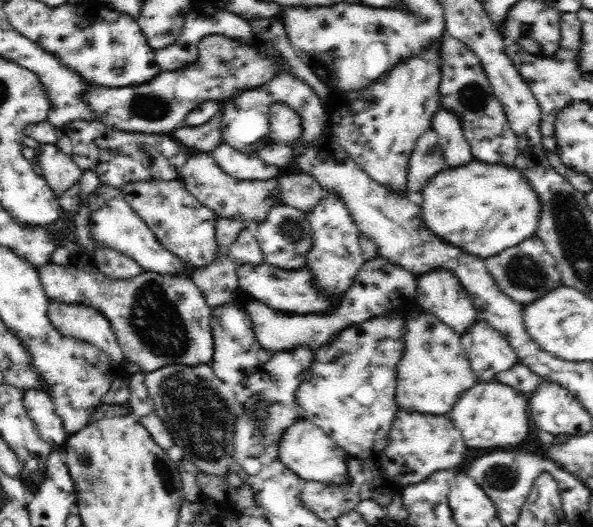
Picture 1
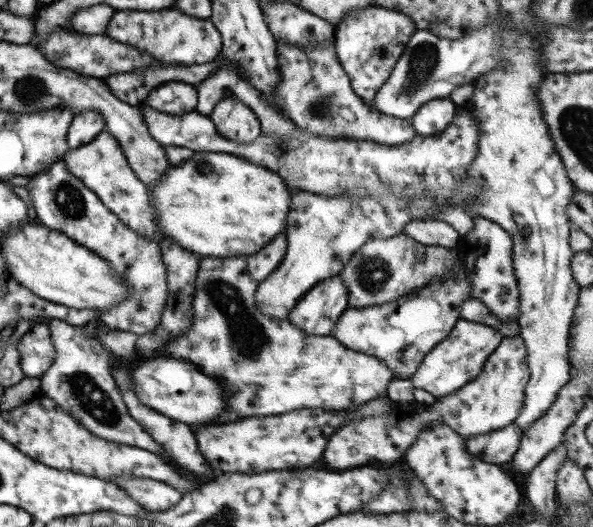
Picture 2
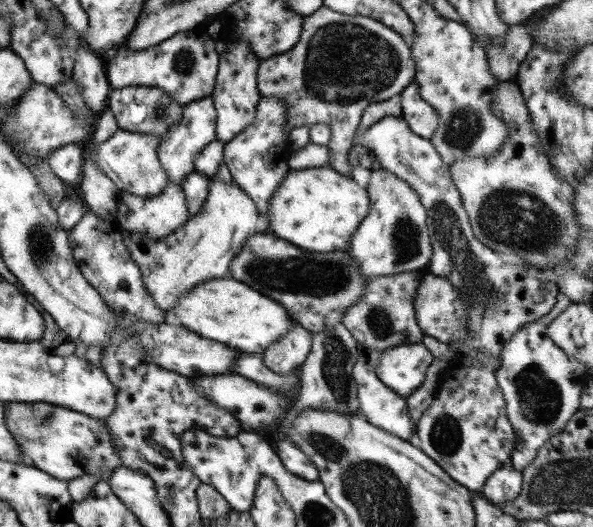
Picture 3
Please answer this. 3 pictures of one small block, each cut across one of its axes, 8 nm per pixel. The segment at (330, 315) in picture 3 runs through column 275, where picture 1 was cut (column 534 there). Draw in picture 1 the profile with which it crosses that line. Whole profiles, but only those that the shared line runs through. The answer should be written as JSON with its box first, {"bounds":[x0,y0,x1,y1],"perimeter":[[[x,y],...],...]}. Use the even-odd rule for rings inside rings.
{"bounds":[485,238,562,306],"perimeter":[[[538,238],[524,240],[522,244],[507,248],[500,254],[485,259],[485,265],[496,284],[499,285],[500,290],[524,306],[536,302],[540,296],[544,296],[544,292],[550,292],[552,288],[562,284],[560,272],[556,268],[558,266],[556,258],[548,252],[544,242]]]}

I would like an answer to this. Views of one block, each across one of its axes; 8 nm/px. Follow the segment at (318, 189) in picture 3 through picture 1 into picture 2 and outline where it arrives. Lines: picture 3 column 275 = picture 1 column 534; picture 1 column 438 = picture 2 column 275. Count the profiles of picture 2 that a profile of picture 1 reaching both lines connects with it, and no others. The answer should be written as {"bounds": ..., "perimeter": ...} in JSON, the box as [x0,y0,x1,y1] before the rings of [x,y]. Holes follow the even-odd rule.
{"bounds":[150,151,291,257],"perimeter":[[[197,151],[193,156],[185,162],[177,165],[170,165],[166,171],[158,178],[155,184],[150,184],[150,199],[152,200],[152,207],[156,216],[156,223],[160,228],[161,238],[173,239],[175,243],[179,243],[181,248],[185,248],[189,252],[199,257],[247,257],[254,252],[257,252],[262,246],[265,246],[274,236],[277,236],[284,230],[287,218],[287,209],[289,208],[291,191],[287,189],[286,184],[279,178],[277,174],[269,172],[268,168],[259,166],[254,162],[246,161],[245,159],[233,156],[229,153],[220,152],[205,152]]]}

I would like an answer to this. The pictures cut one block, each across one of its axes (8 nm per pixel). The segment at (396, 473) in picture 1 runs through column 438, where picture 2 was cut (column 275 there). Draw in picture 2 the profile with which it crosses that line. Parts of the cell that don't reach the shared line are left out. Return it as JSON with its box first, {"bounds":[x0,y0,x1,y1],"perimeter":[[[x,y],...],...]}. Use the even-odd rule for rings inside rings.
{"bounds":[195,407,359,474],"perimeter":[[[359,407],[355,408],[349,408],[349,410],[327,410],[327,409],[307,409],[303,408],[303,410],[299,409],[296,411],[287,412],[287,414],[283,414],[283,416],[265,416],[265,418],[245,418],[245,420],[239,420],[239,422],[233,422],[233,424],[223,424],[223,426],[205,426],[205,428],[199,428],[199,430],[195,430],[195,440],[197,440],[197,448],[199,448],[199,452],[201,452],[201,456],[211,464],[211,468],[219,468],[219,470],[223,470],[223,472],[241,472],[241,474],[253,474],[253,466],[255,466],[255,472],[259,474],[259,472],[267,472],[267,470],[299,470],[299,468],[305,468],[305,466],[309,466],[309,464],[313,464],[315,460],[319,460],[319,456],[321,456],[321,453],[323,452],[323,449],[325,448],[325,445],[327,444],[329,436],[331,436],[336,430],[335,428],[339,428],[343,422],[343,418],[346,418],[345,414],[347,414],[349,411],[352,411],[353,409],[357,409]]]}

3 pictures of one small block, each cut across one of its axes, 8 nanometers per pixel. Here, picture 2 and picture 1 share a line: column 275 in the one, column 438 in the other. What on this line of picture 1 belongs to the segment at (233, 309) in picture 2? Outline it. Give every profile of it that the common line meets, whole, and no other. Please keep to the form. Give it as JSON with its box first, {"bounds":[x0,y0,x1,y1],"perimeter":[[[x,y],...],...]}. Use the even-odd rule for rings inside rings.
{"bounds":[395,310,478,415],"perimeter":[[[425,310],[408,316],[404,355],[396,368],[395,398],[399,409],[428,415],[446,414],[452,410],[456,400],[478,382],[474,370],[470,368],[460,336]]]}

